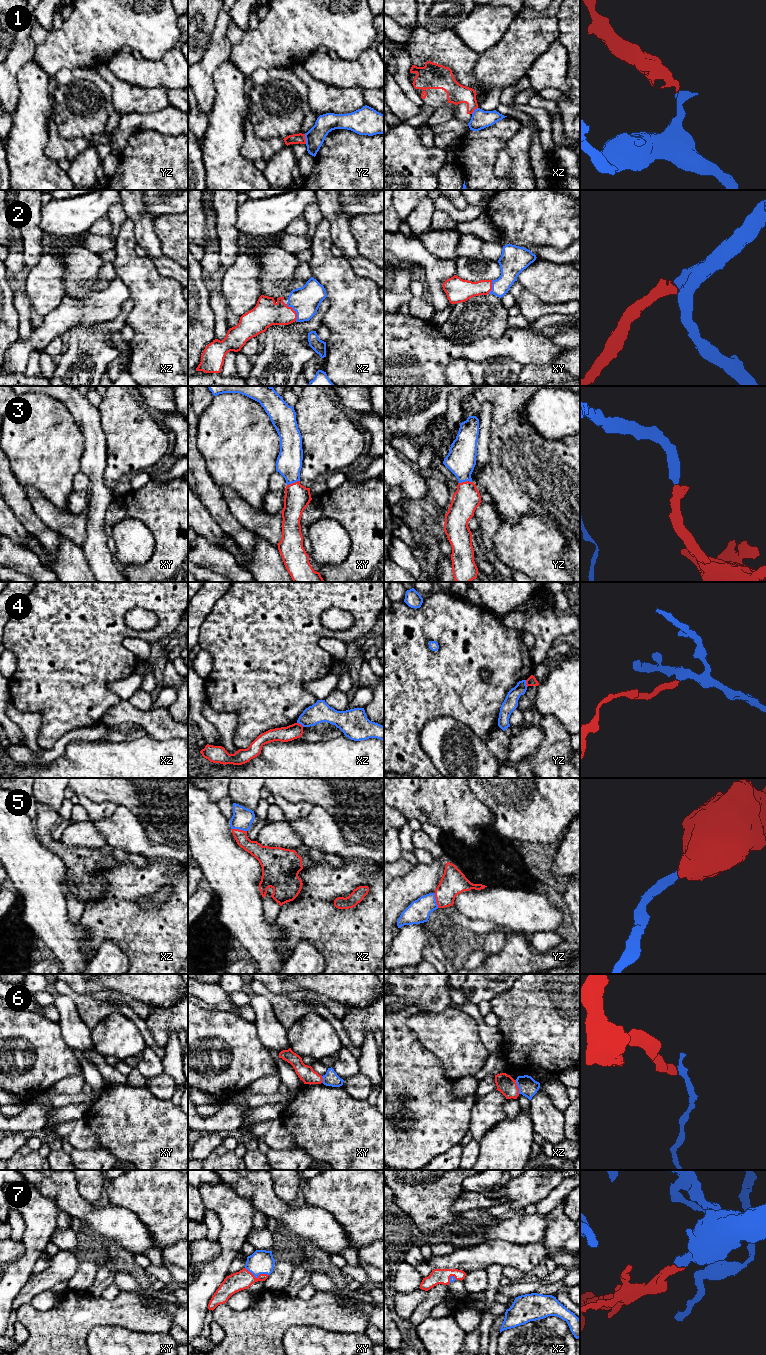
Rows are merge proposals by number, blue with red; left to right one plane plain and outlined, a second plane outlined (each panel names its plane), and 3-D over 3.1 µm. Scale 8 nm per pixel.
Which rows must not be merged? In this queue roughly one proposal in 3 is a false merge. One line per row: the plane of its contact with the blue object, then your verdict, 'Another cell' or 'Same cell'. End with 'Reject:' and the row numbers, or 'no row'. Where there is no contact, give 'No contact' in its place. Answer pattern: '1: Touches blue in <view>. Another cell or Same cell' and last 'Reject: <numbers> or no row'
1: Touches blue in yz. Another cell
2: Touches blue in xz. Same cell
3: Touches blue in xy. Same cell
4: Touches blue in yz. Another cell
5: Touches blue in xz. Same cell
6: Touches blue in xz. Another cell
7: Touches blue in xy. Same cell
Reject: 1, 4, 6

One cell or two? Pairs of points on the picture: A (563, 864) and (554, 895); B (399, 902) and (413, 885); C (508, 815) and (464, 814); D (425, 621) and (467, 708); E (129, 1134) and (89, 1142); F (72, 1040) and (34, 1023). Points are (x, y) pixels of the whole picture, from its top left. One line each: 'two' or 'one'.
A: two
B: one
C: two
D: one
E: two
F: two

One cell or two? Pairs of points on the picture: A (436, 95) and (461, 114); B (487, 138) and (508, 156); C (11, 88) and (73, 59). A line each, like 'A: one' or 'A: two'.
A: one
B: two
C: two

